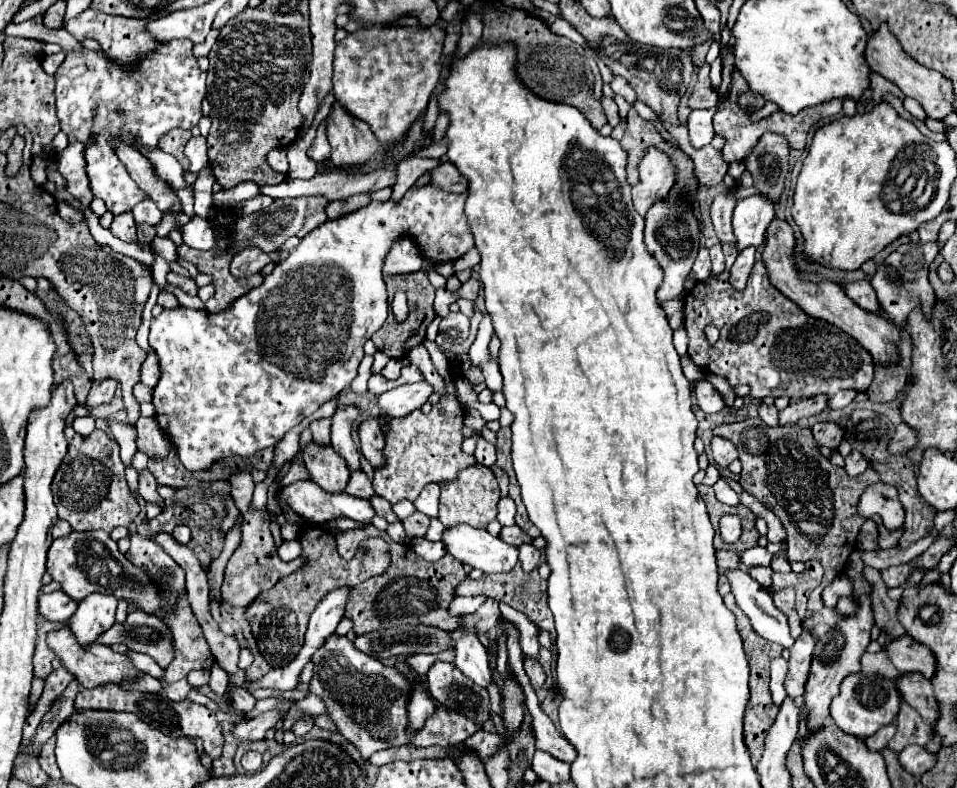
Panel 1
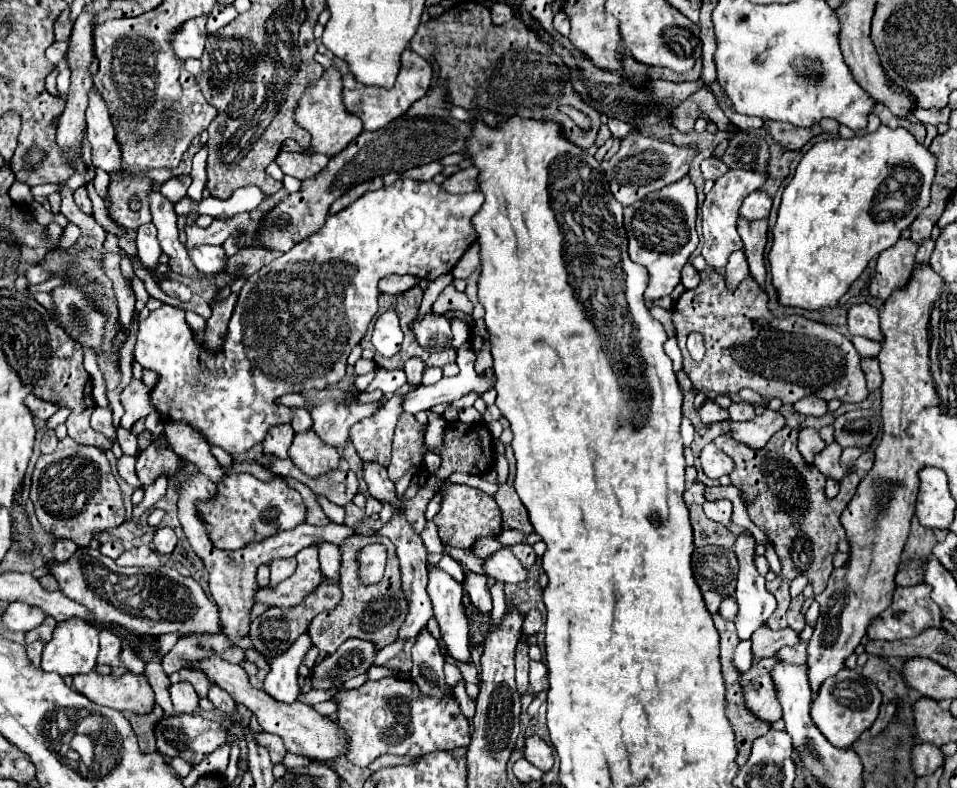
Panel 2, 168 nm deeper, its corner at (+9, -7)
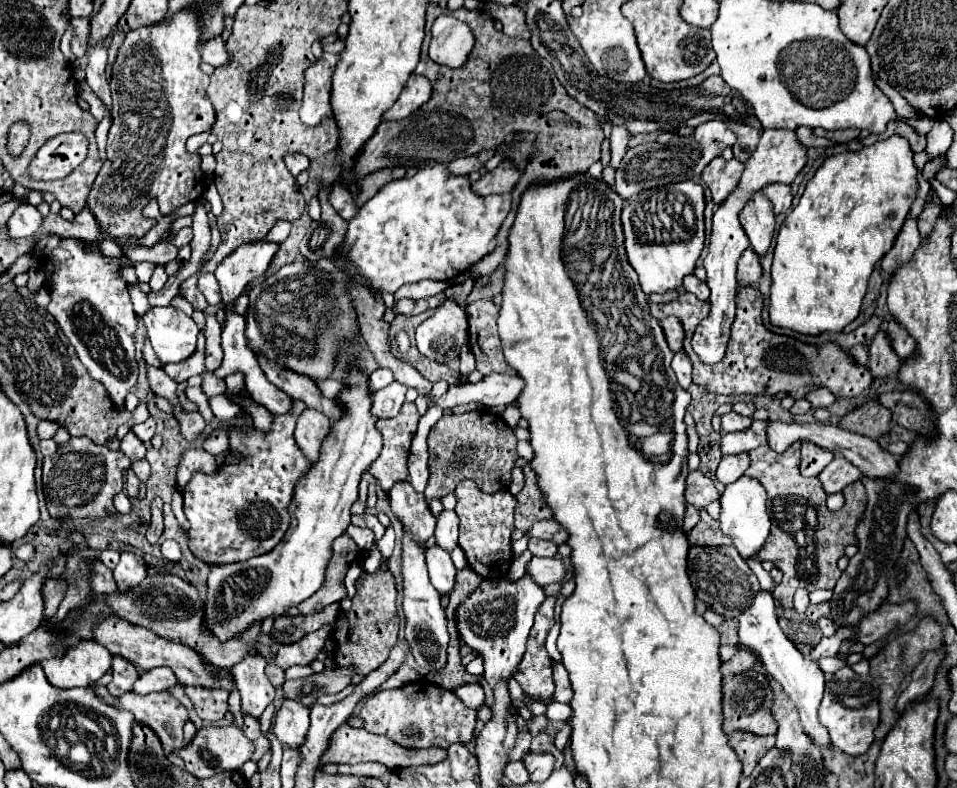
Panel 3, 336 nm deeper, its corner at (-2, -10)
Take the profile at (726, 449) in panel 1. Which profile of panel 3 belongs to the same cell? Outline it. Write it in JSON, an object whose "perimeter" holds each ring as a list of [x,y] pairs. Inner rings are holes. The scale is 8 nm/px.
{"perimeter":[[[737,453],[737,455],[725,455],[717,467],[717,479],[723,485],[729,485],[743,477],[743,473],[749,467],[749,455],[747,453]]]}

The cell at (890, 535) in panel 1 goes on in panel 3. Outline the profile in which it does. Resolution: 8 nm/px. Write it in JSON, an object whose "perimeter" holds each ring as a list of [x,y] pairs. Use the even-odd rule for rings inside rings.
{"perimeter":[[[799,441],[785,453],[753,449],[749,451],[751,465],[745,471],[745,475],[759,479],[769,495],[767,507],[771,513],[771,533],[759,551],[759,559],[773,561],[775,567],[783,571],[783,581],[773,589],[773,597],[781,603],[783,609],[793,607],[793,595],[799,587],[805,587],[807,591],[835,587],[841,575],[837,561],[843,555],[843,549],[855,543],[855,527],[867,503],[863,483],[855,481],[842,491],[845,497],[843,507],[839,511],[829,511],[825,505],[823,485],[819,485],[817,479],[805,479],[799,473],[799,449]]]}

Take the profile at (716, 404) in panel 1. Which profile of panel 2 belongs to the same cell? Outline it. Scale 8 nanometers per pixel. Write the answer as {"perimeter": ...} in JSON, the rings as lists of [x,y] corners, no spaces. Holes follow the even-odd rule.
{"perimeter":[[[710,398],[702,404],[702,408],[698,410],[700,418],[704,424],[714,424],[714,422],[724,422],[724,420],[730,420],[728,416],[728,410],[720,408],[716,402],[712,402]]]}

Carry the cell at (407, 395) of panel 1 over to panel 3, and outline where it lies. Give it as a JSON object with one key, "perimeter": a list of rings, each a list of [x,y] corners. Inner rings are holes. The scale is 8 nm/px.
{"perimeter":[[[493,373],[493,375],[483,377],[479,383],[449,385],[445,395],[433,399],[431,405],[441,407],[443,411],[453,409],[457,405],[467,405],[467,403],[481,403],[485,407],[493,407],[493,405],[503,407],[503,405],[513,403],[521,391],[523,391],[521,377]]]}

